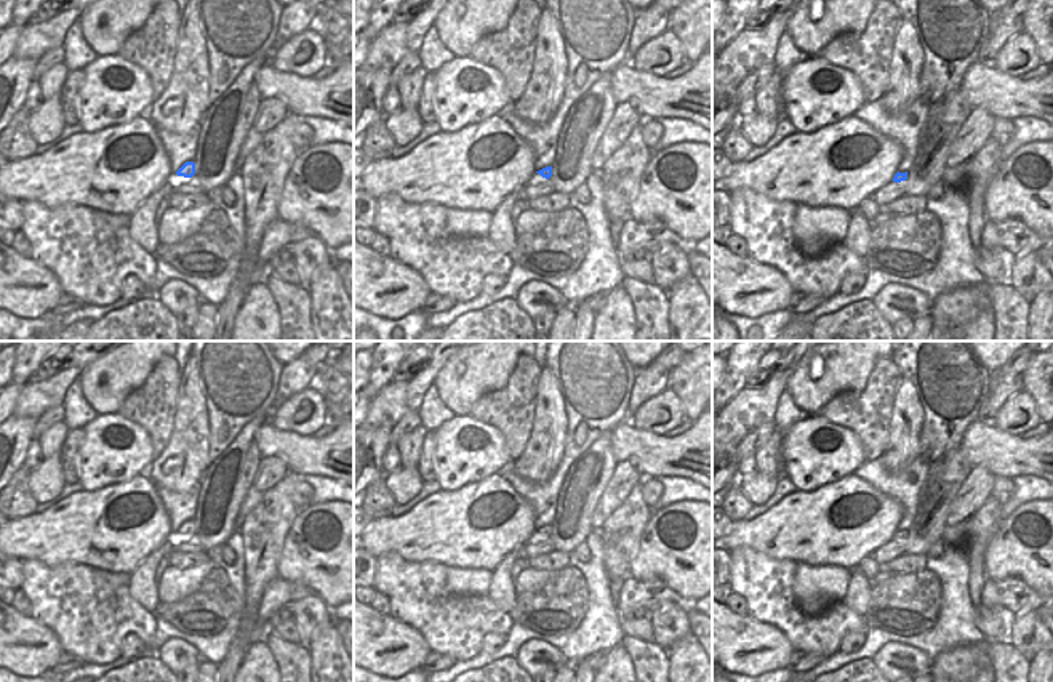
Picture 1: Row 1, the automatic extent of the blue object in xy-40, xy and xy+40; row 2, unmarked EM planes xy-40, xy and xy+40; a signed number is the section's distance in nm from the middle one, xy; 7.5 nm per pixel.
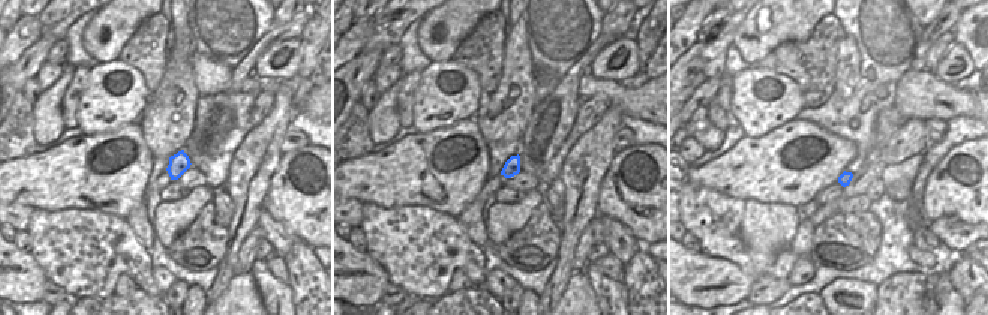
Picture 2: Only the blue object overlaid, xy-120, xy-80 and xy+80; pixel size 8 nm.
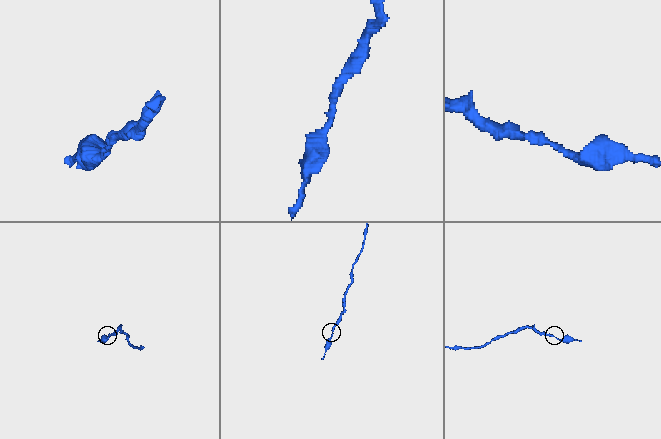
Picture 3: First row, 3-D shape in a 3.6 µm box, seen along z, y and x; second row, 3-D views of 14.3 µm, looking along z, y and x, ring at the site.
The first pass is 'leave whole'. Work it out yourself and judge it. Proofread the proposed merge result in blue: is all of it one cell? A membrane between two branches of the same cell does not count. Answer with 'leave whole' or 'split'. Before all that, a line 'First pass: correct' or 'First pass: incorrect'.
First pass: correct
leave whole

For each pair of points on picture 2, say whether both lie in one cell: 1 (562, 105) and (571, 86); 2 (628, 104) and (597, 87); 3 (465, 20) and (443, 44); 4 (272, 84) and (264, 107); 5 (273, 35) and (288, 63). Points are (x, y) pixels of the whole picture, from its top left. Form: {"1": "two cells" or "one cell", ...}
{"1": "one cell", "2": "one cell", "3": "one cell", "4": "two cells", "5": "two cells"}

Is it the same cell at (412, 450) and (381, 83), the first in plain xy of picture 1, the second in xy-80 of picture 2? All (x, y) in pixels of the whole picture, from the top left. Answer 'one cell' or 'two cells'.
one cell

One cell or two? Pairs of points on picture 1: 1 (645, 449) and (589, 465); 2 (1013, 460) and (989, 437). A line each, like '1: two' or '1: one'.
1: two
2: one

